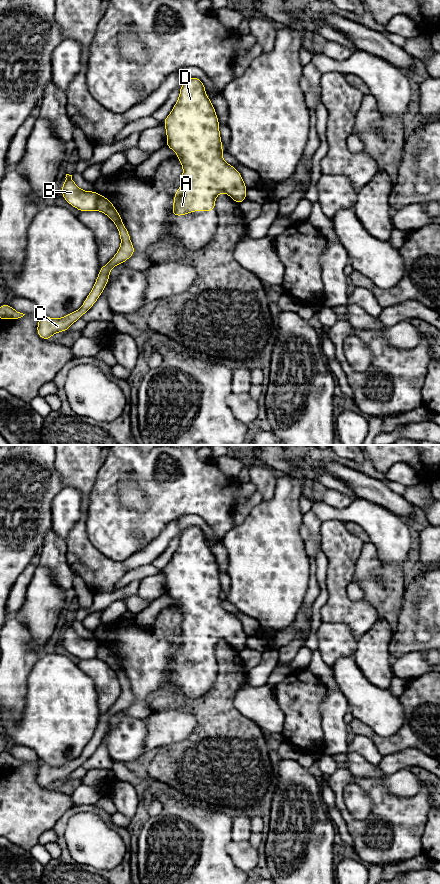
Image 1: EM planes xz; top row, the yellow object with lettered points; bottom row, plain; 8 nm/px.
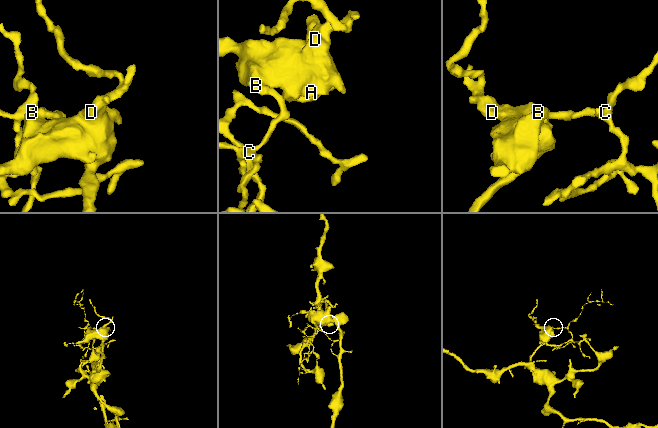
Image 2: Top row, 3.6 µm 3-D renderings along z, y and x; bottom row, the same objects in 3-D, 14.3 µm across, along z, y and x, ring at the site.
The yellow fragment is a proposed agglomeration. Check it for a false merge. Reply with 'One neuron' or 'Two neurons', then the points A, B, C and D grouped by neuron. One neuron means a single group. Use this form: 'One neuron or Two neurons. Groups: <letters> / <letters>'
Two neurons. Groups: A B D / C

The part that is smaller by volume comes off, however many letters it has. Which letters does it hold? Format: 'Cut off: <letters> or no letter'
Cut off: C

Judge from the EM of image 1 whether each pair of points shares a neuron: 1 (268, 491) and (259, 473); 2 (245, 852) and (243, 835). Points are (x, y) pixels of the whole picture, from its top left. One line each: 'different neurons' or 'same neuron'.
1: same neuron
2: different neurons

